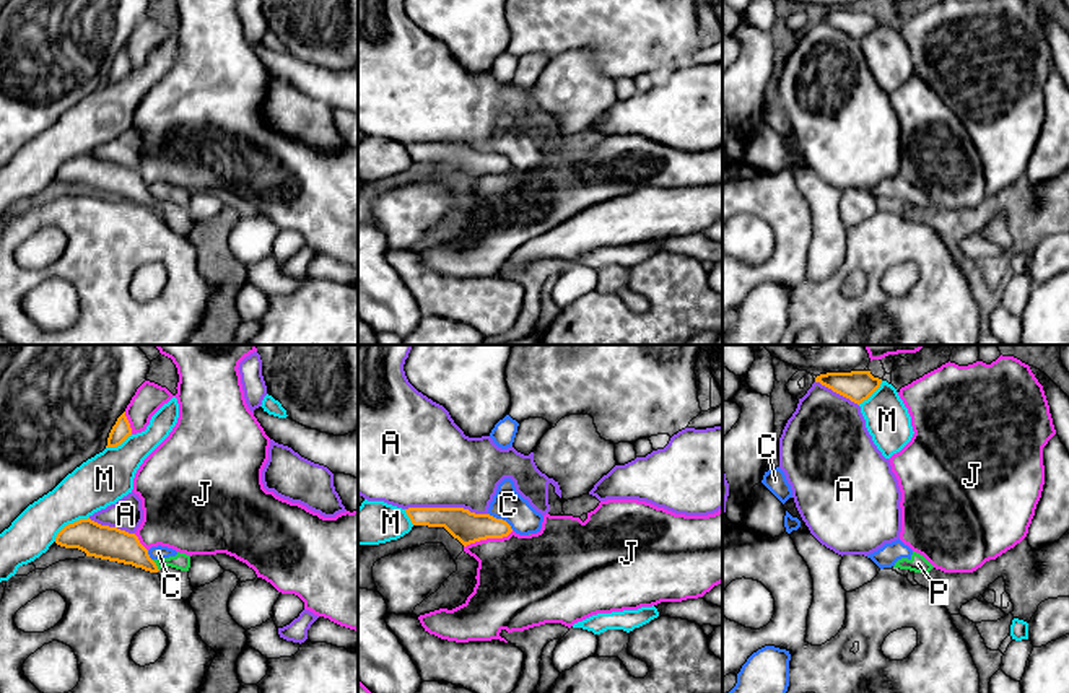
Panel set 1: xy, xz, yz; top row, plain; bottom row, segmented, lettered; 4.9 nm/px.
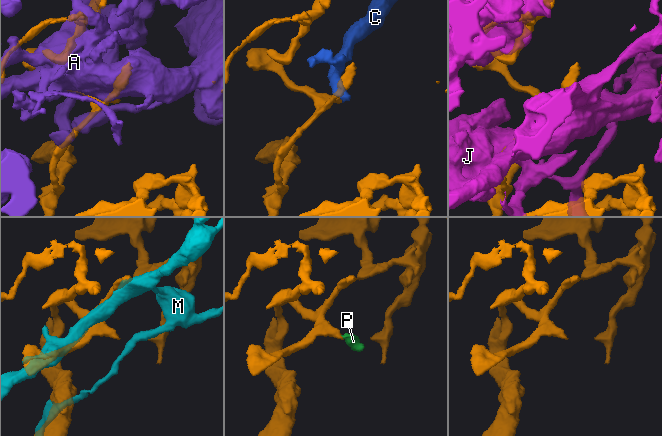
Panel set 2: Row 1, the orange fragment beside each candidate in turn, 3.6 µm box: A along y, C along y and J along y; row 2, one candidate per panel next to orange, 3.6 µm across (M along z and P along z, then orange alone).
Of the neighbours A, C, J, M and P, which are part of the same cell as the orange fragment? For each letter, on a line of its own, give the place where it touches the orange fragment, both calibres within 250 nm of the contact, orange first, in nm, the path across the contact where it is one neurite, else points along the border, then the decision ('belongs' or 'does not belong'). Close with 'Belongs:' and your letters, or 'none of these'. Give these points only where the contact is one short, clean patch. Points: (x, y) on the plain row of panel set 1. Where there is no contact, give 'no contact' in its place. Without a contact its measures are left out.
A: xz (446, 143) | 160/440 nm | does not belong
C: xz (501, 155) | 160/160 nm | along xz (488, 148), (501, 153), (513, 165) | does not belong
J: xz (488, 173) | 160/420 nm | does not belong
M: xy (69, 160) | 170/240 nm | does not belong
P: xy (155, 200) | 160/80 nm | along xy (152, 196), (158, 205) | does not belong
Belongs: none of these

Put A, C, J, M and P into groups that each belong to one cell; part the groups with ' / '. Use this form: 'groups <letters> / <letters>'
groups A / C P / J / M

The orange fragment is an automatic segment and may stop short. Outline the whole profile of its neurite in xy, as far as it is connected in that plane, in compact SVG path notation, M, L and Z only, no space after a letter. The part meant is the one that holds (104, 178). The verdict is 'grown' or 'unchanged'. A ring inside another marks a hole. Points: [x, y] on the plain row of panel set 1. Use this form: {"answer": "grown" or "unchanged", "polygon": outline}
{"answer": "unchanged", "polygon": "M89 153L65 161L57 169L55 179L65 184L78 184L86 192L132 200L150 208L159 207L135 169L101 161Z"}

